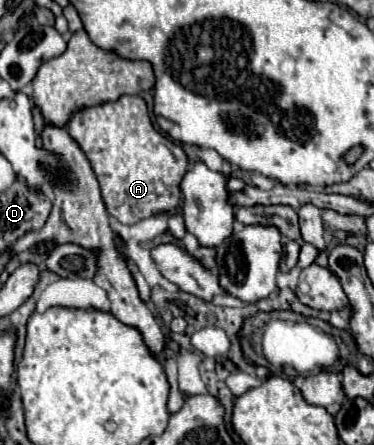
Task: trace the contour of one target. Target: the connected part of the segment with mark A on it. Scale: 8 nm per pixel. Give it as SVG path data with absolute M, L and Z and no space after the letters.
M123 95L115 103L79 111L69 121L67 131L89 159L111 217L125 225L135 225L159 213L173 213L179 207L179 183L187 171L187 155L153 127L141 97Z

